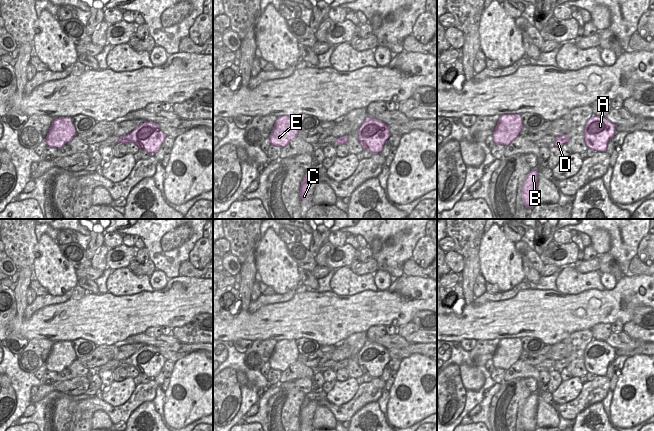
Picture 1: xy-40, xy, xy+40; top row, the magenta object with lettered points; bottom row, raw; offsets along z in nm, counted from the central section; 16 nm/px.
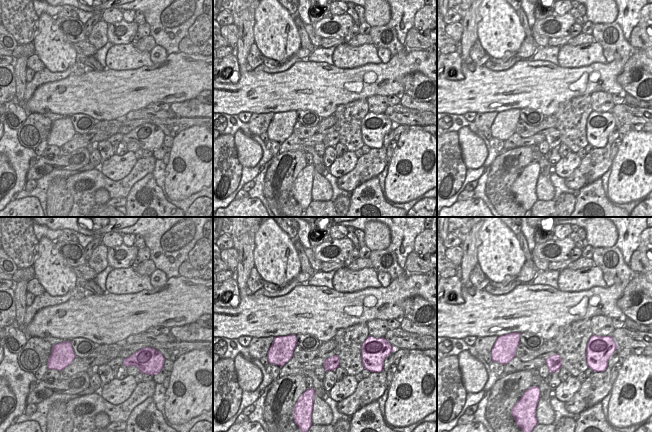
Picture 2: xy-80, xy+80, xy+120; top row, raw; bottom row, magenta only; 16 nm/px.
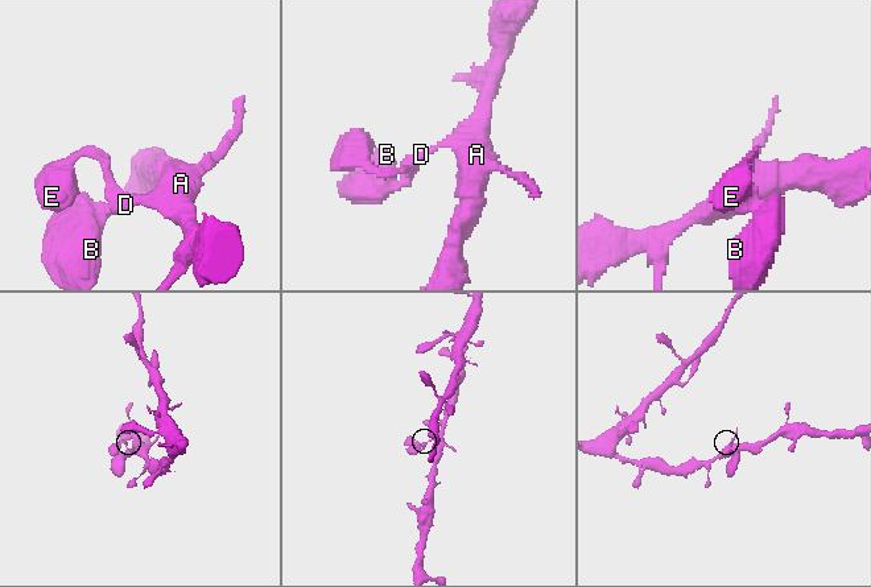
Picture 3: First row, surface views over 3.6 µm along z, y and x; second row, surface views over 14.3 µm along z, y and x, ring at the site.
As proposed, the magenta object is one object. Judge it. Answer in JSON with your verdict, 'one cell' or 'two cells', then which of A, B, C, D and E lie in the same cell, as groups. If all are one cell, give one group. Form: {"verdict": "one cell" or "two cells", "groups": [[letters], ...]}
{"verdict": "two cells", "groups": [["A"], ["B", "C", "D", "E"]]}

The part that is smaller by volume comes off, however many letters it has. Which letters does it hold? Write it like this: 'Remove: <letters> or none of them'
Remove: B, C, D, E.

